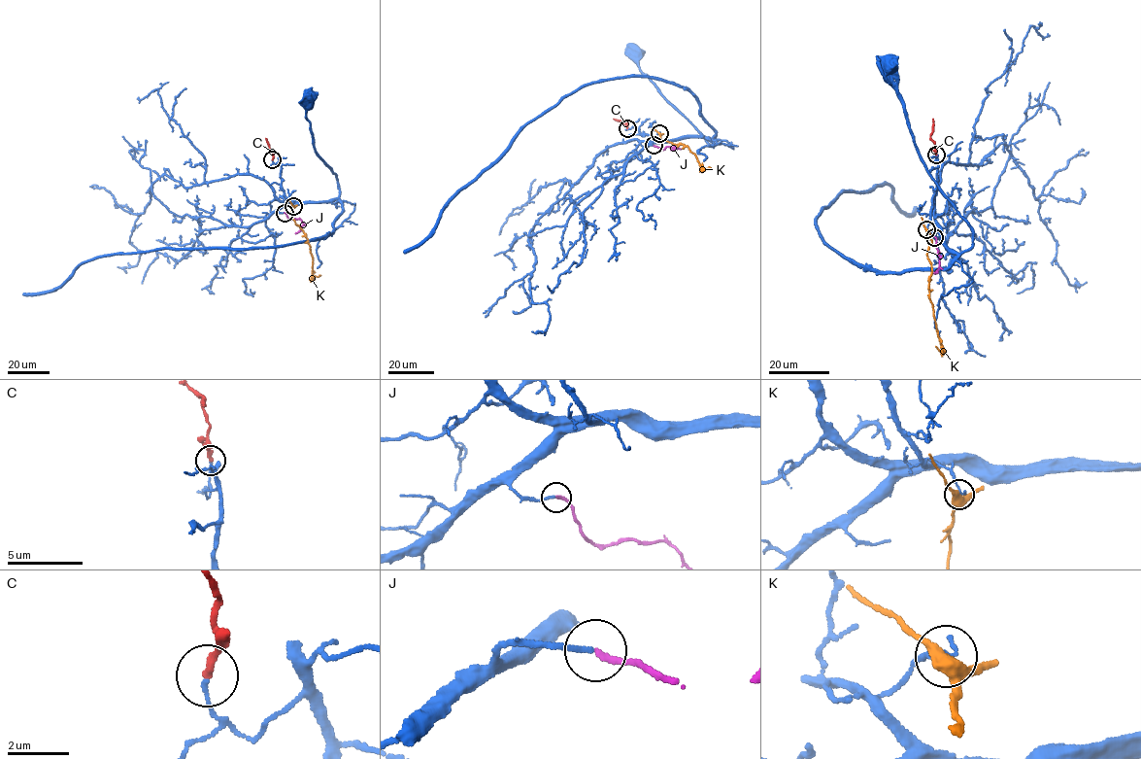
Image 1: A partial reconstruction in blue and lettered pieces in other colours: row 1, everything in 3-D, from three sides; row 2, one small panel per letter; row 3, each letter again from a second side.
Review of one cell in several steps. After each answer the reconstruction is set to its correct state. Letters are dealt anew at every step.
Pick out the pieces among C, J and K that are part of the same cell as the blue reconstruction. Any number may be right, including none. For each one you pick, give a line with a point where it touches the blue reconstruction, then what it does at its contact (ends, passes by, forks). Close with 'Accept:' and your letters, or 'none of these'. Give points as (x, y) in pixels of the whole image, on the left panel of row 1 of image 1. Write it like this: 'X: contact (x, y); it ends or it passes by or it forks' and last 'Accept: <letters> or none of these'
J: contact (285, 213); it ends
Accept: J

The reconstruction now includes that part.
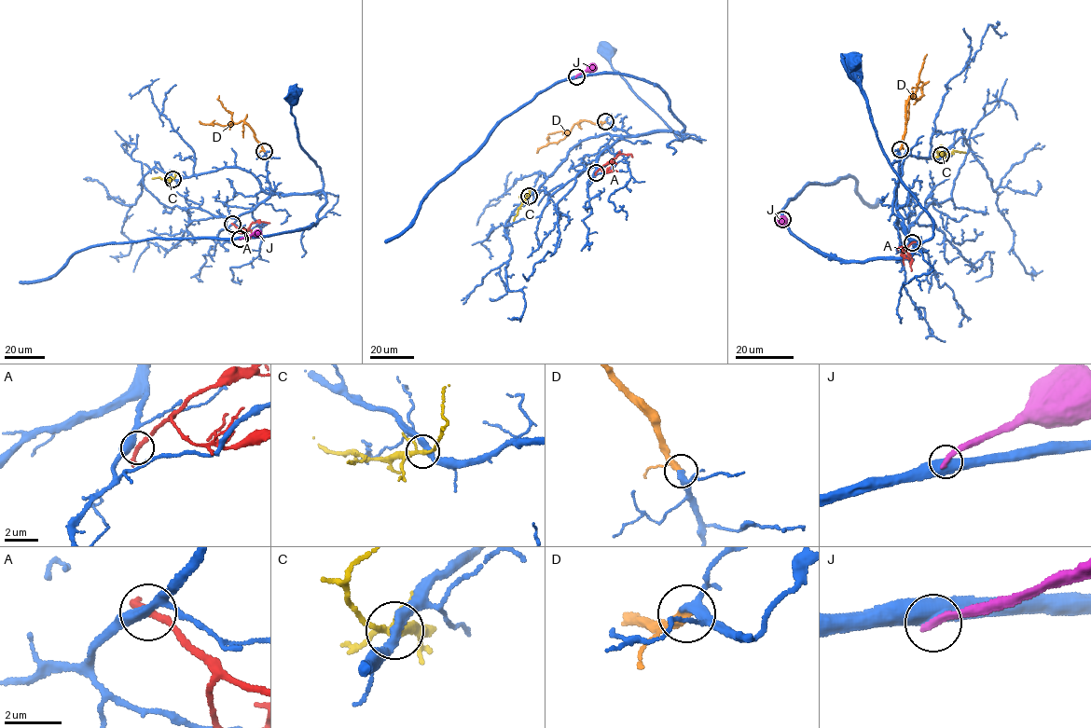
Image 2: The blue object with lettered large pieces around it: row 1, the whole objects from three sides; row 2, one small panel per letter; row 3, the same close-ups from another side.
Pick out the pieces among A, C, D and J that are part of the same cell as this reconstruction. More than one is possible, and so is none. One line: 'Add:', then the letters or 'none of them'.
Add: D

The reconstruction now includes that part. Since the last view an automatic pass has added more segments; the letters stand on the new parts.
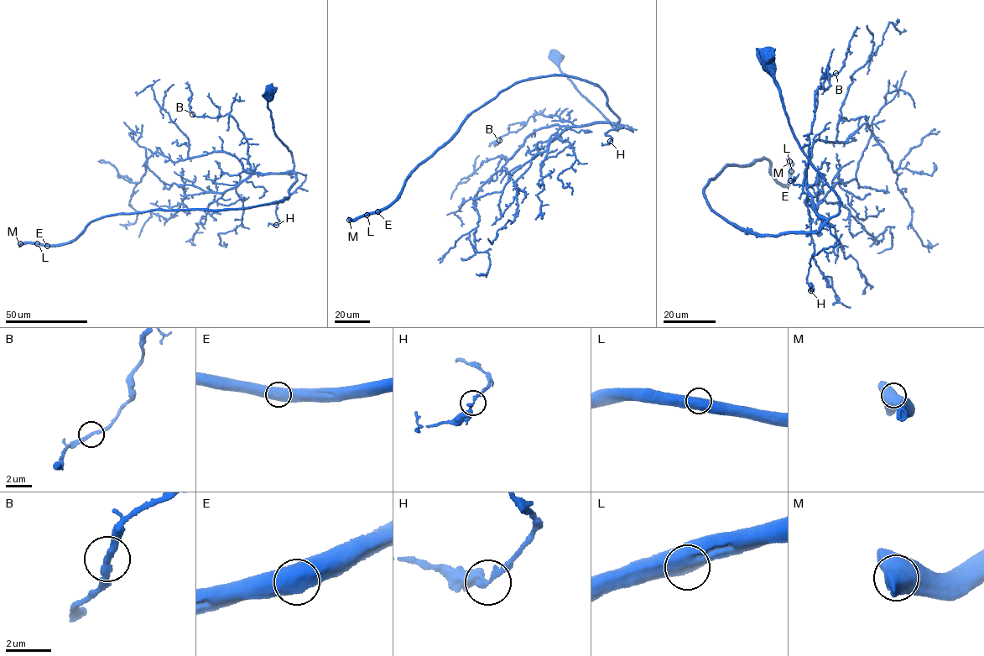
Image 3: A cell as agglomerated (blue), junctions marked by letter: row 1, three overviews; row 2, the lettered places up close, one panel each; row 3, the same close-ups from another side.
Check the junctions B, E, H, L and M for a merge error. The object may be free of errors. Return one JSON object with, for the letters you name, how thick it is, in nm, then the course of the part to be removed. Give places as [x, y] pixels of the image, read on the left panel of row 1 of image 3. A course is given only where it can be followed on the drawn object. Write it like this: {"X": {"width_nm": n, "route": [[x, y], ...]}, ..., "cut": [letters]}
{"cut": []}

